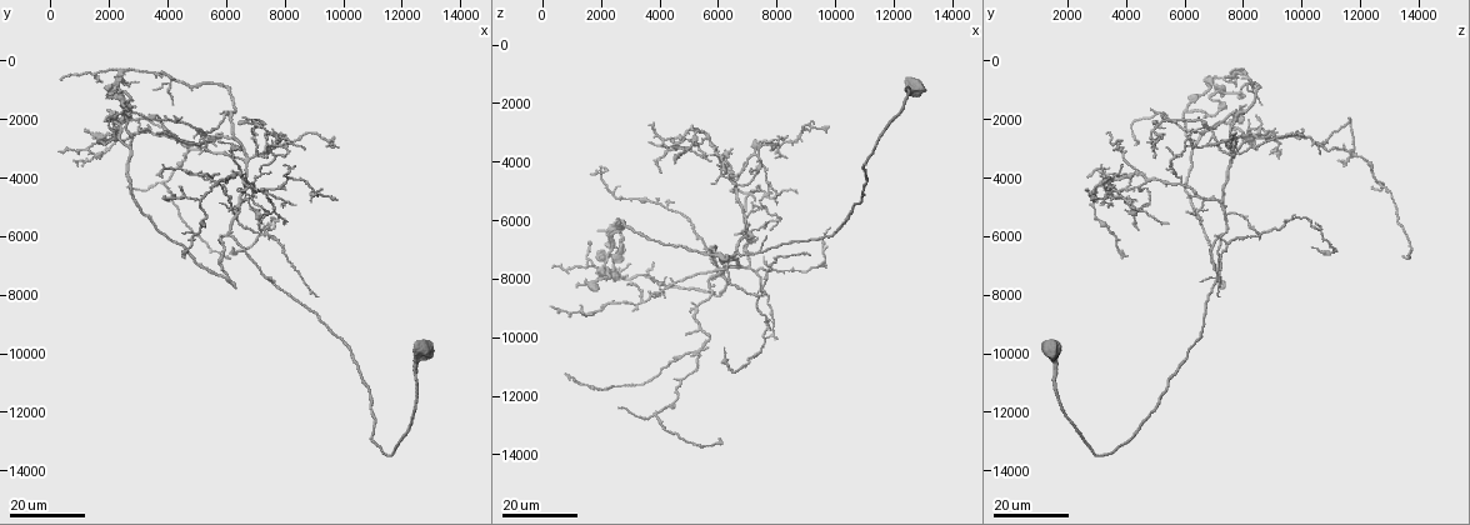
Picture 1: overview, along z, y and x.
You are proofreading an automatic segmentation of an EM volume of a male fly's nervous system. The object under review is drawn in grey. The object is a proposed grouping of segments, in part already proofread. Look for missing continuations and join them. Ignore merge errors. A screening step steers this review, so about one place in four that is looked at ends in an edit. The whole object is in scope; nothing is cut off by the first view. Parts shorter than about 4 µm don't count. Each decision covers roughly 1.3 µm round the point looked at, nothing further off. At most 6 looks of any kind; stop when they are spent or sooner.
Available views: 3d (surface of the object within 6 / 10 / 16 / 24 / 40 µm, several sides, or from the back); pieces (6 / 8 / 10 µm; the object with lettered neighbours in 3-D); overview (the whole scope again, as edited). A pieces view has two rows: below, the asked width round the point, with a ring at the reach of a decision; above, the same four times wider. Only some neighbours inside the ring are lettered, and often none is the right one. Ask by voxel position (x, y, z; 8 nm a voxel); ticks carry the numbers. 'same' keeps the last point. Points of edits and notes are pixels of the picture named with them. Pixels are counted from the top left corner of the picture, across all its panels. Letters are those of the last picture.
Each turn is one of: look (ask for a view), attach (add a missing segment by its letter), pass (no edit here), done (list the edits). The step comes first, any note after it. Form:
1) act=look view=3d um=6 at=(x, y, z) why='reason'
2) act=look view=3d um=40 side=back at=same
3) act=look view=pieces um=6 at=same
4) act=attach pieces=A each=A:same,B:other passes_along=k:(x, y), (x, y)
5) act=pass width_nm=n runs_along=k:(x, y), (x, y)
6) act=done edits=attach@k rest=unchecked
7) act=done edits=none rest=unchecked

act=look view=3d um=24 at=(2900, 1500, 7900) why='branch stops here'

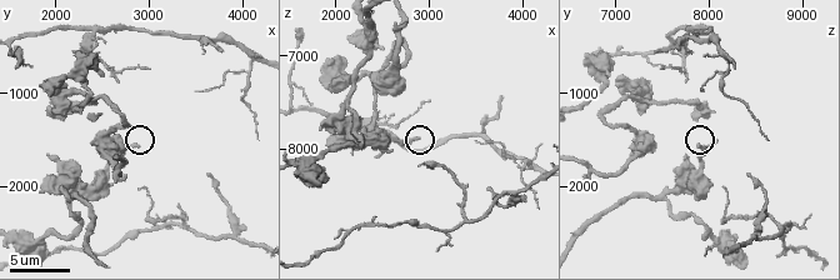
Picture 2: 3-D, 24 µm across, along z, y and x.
act=look view=pieces um=10 at=(2900, 1600, 7850)

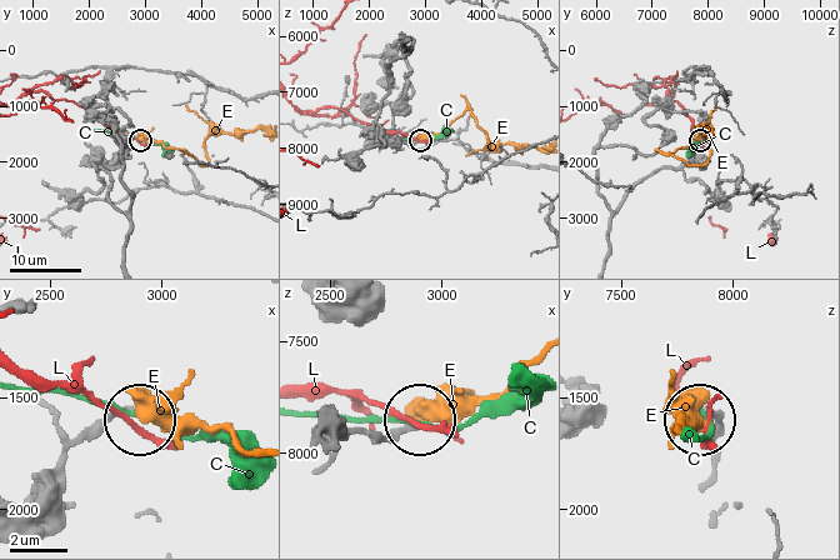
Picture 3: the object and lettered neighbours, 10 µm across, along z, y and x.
act=pass each=C:other,E:other,L:other runs_along=3:(26, 504), (98, 425), (131, 416) found='none of them fits'

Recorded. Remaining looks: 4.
act=look view=3d um=6 at=(3650, 1850, 8450) why='tapers out'

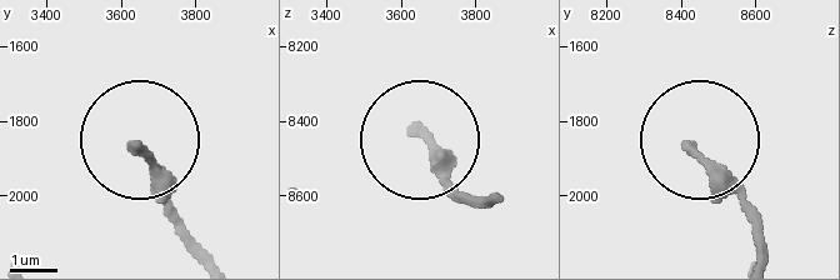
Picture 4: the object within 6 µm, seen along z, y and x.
act=look view=pieces um=10 at=(3640, 1860, 8420)

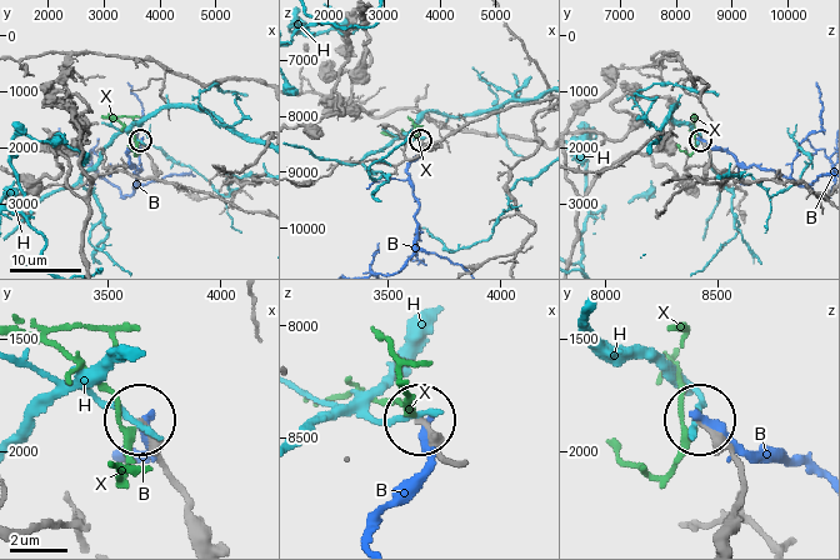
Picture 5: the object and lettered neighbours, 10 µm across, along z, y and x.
act=pass width_nm=170 each=B:other,H:other,X:other runs_along=5:(223, 200), (158, 179), (140, 140) found='none of them fits'

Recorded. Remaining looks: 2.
act=look view=3d um=24 at=(1800, 3200, 9200) why='an open end'

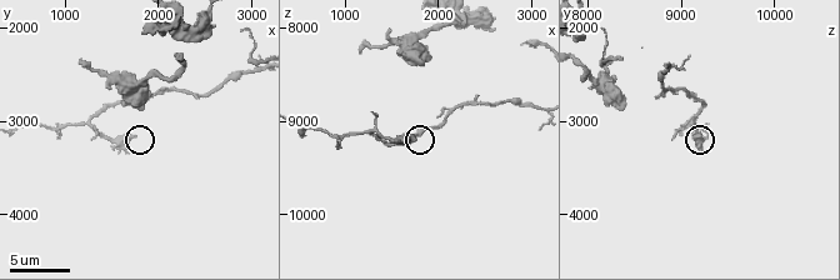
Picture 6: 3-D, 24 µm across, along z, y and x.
act=look view=pieces um=6 at=(1700, 3150, 9200)

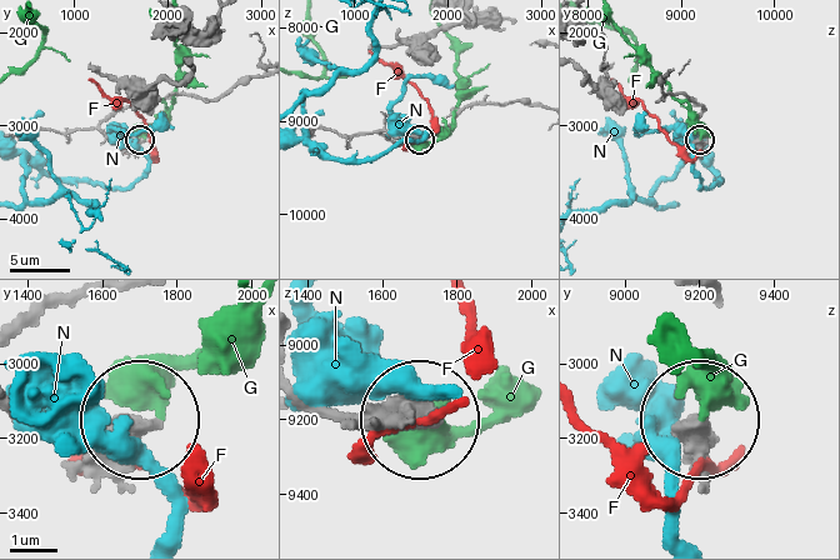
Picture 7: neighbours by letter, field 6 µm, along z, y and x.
act=pass each=F:other,G:other,N:other found='none of them fits'

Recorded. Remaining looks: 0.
act=done edits=none rest=unchecked

